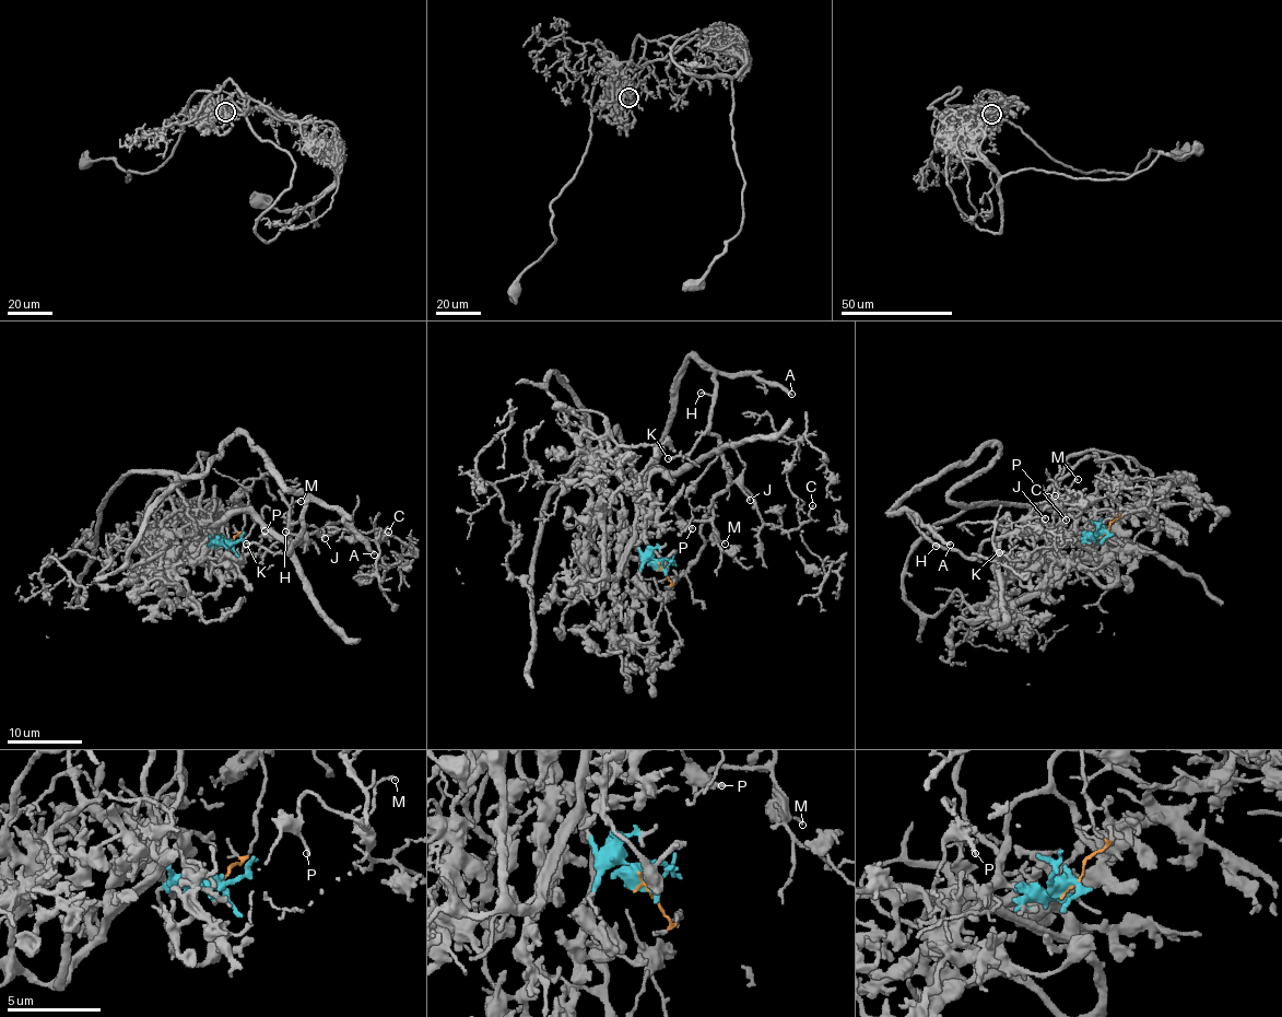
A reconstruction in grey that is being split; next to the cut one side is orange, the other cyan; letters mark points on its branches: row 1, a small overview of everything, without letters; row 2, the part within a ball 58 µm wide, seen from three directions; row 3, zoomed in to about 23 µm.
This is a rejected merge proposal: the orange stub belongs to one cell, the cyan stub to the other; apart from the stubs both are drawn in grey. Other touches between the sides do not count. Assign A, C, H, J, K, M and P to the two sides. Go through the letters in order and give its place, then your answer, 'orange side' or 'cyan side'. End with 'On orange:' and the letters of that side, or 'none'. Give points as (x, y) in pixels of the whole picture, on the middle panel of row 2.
A: at (791, 394); orange side
C: at (812, 505); orange side
H: at (701, 393); orange side
J: at (750, 500); orange side
K: at (668, 458); orange side
M: at (725, 544); orange side
P: at (692, 528); orange side
On orange: A, C, H, J, K, M, P

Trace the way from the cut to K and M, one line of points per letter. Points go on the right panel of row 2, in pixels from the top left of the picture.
K: (1103, 533), (1118, 515), (1109, 477), (1088, 455), (1051, 487), (1038, 513), (980, 547), (980, 557), (999, 552)
M: (1103, 533), (1118, 515), (1101, 462), (1088, 455), (1051, 487), (1048, 502), (1063, 504), (1069, 487), (1078, 479)

